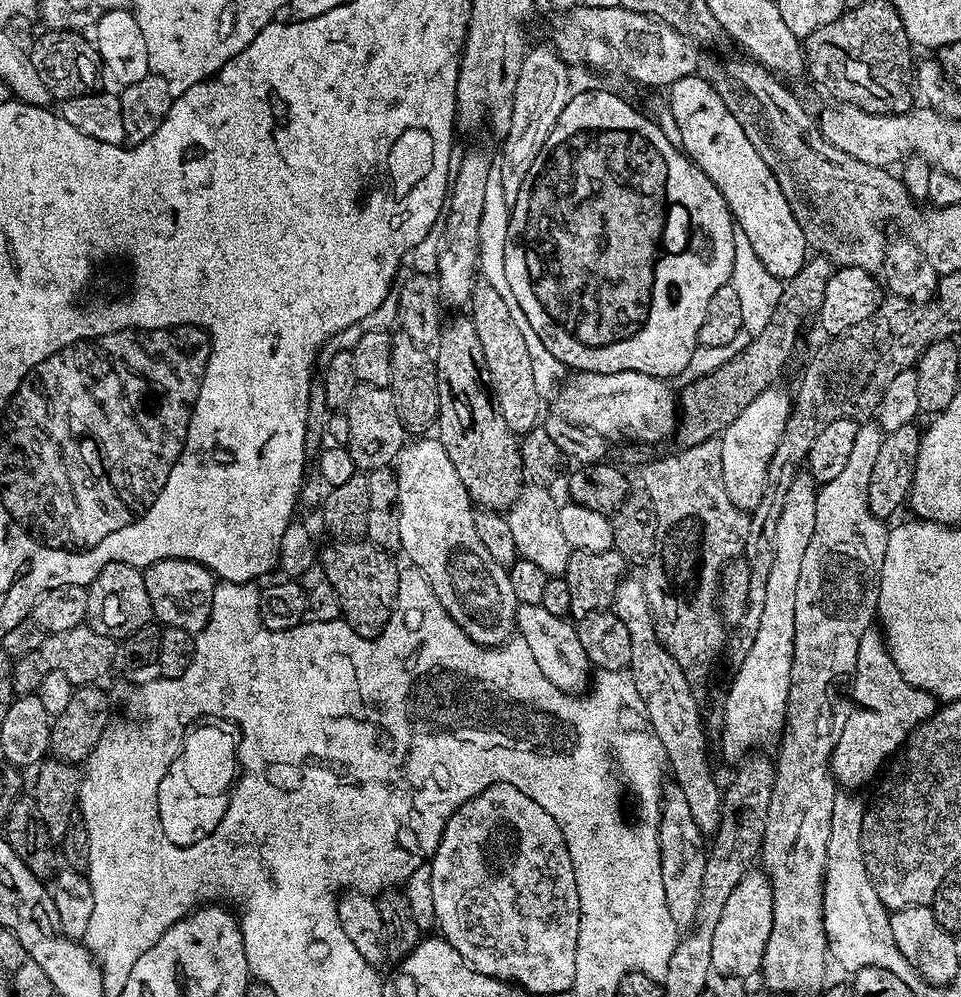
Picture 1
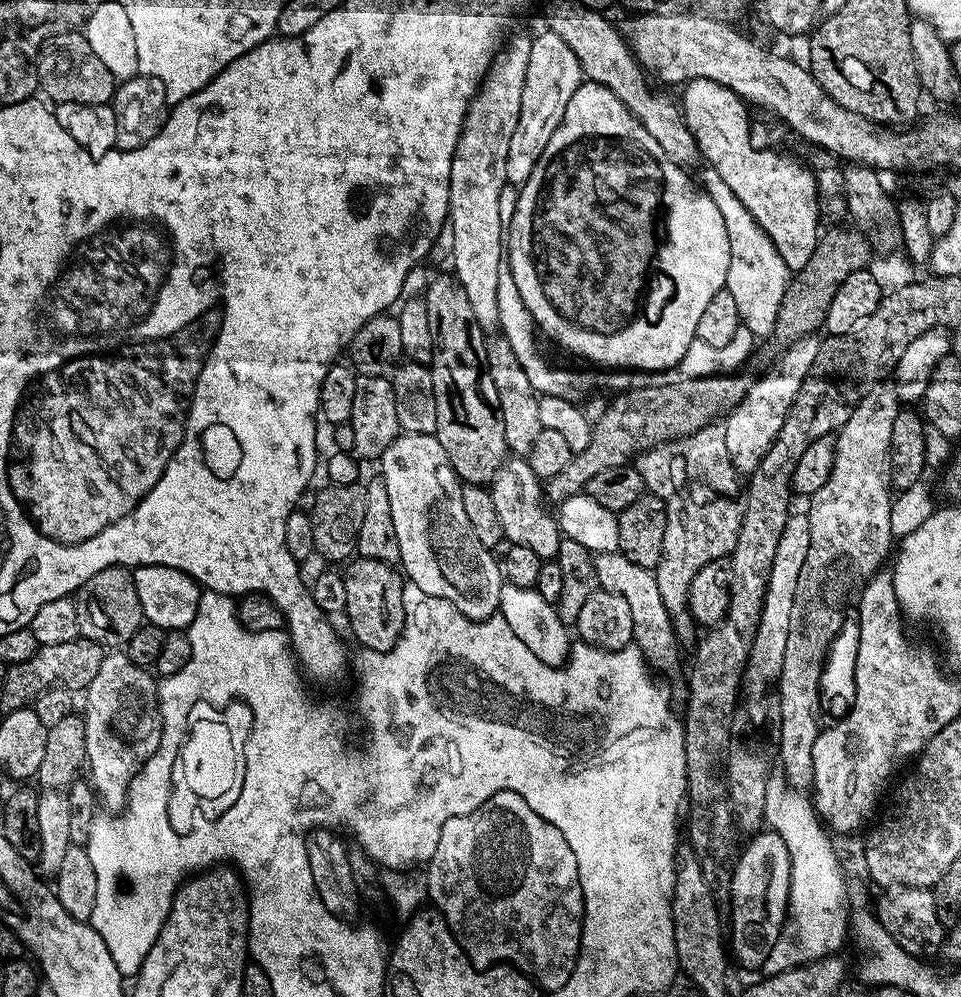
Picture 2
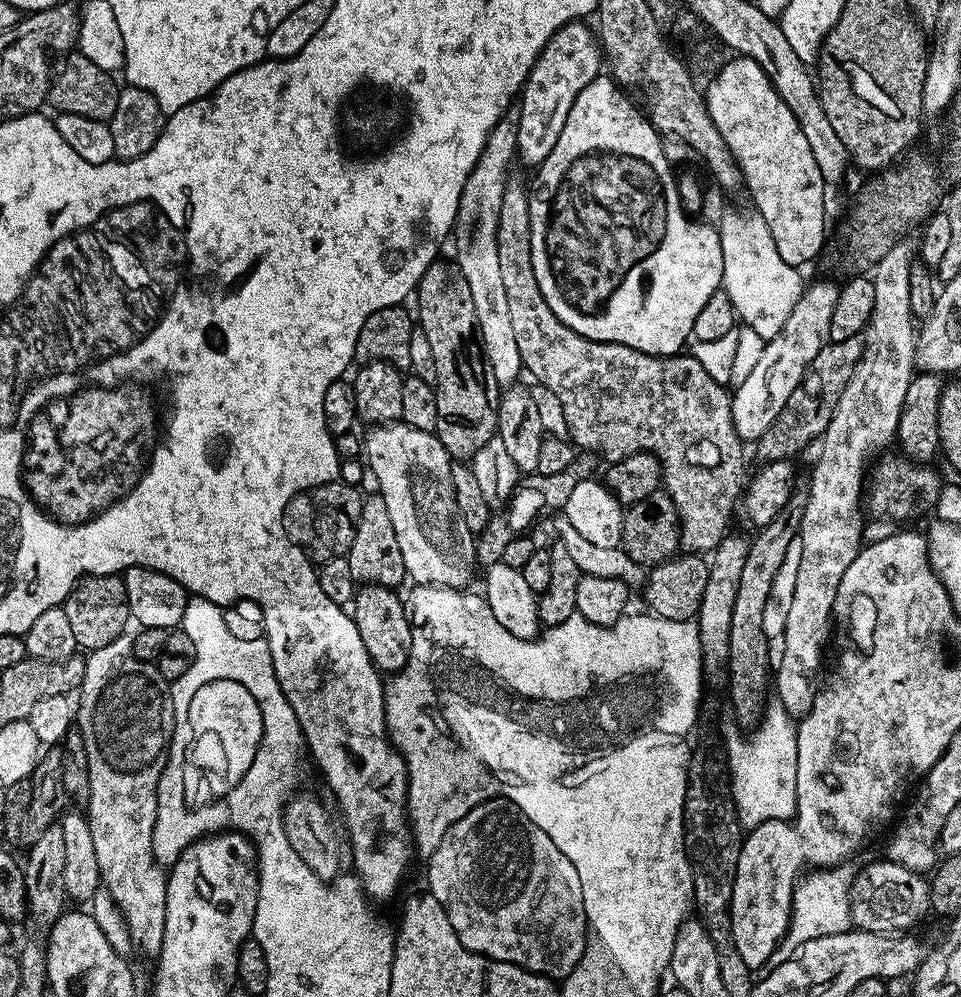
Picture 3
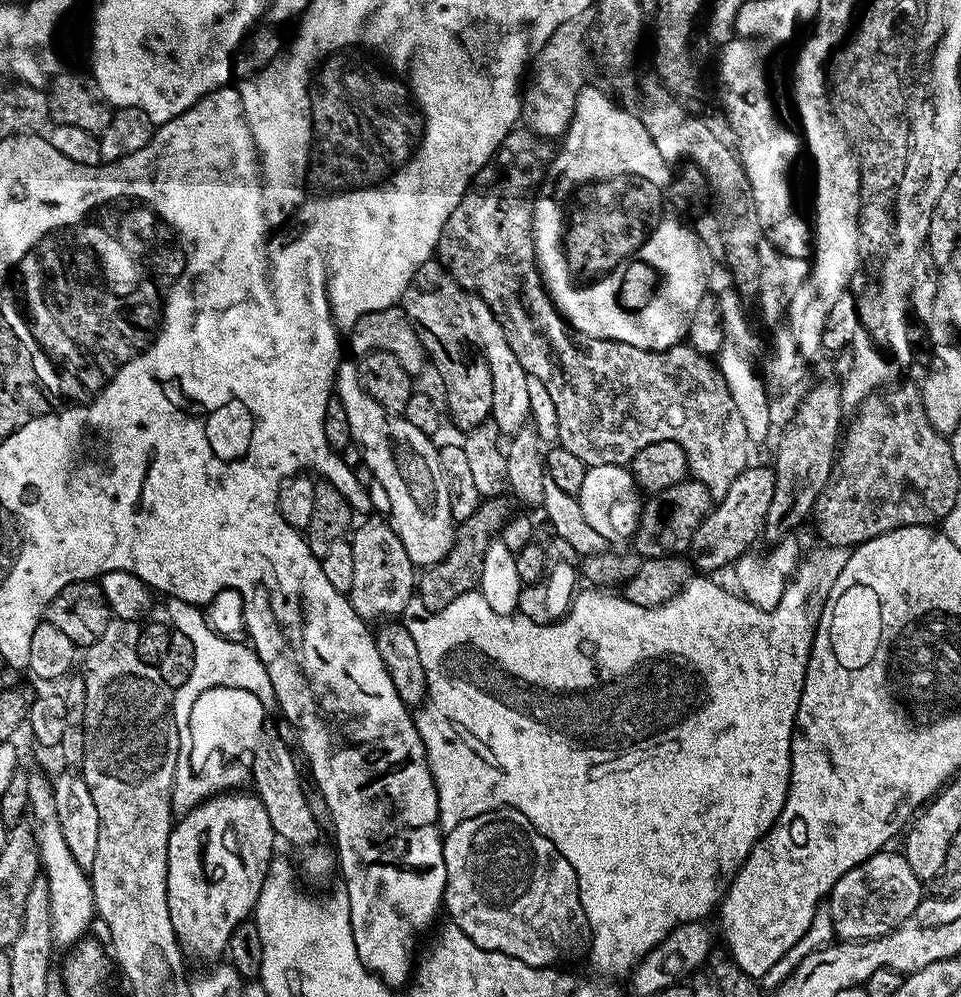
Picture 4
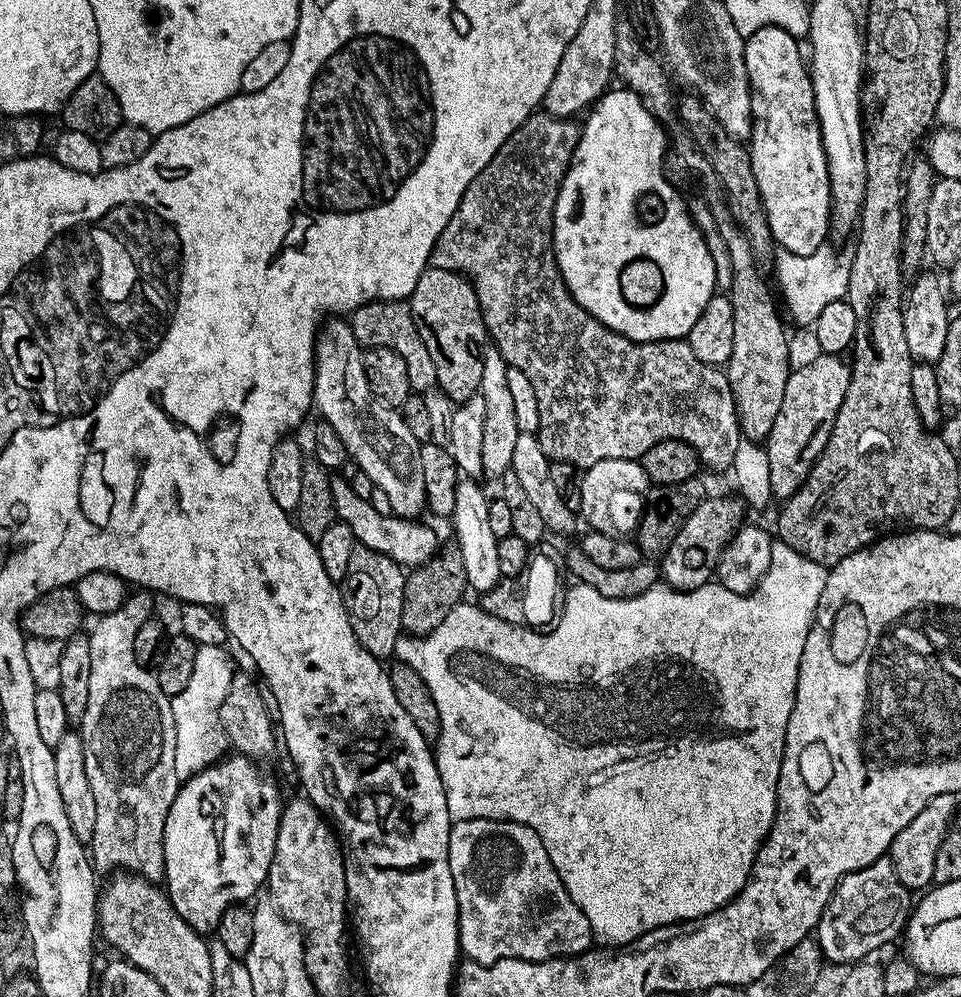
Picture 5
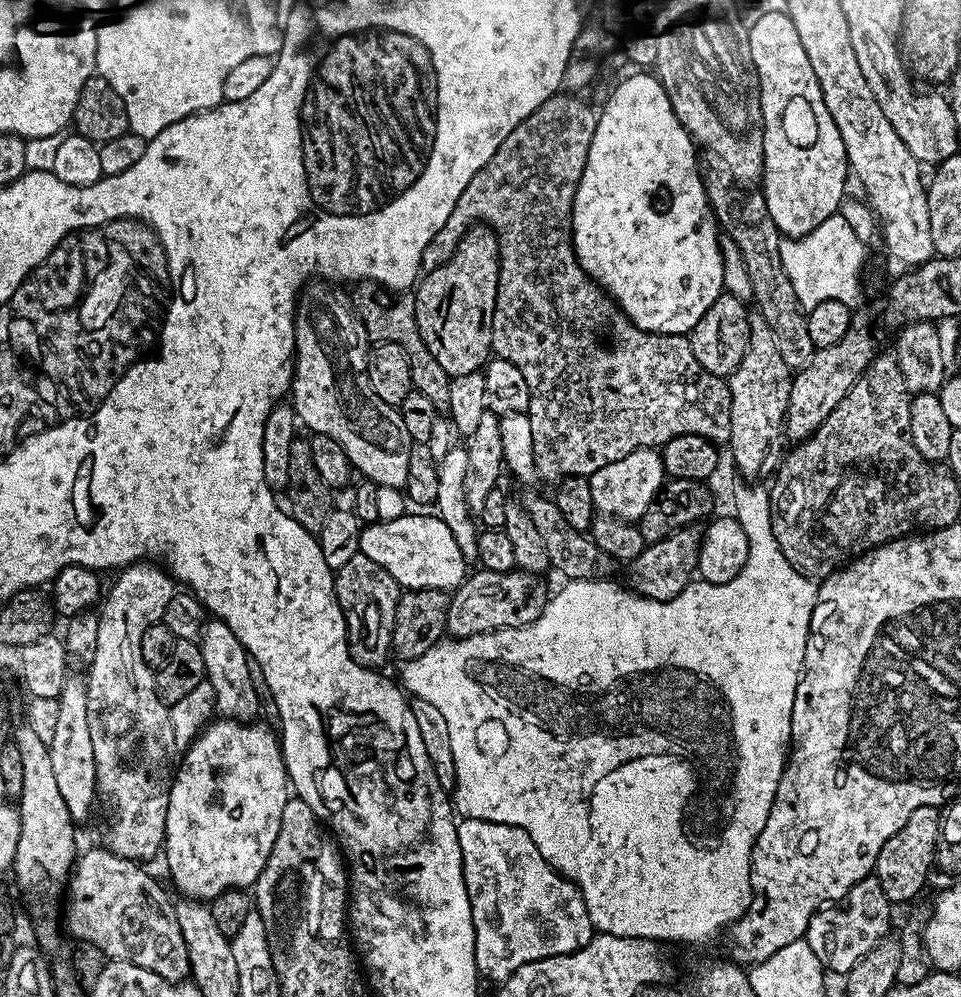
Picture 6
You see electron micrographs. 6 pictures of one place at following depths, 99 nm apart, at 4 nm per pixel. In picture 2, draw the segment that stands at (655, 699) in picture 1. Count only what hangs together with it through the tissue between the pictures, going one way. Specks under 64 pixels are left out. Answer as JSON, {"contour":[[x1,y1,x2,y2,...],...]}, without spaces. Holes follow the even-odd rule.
{"contour":[[602,552,593,559,597,585,603,591,616,592,630,606,630,618,634,622,632,638,635,647,644,654,653,669,672,668,676,664,676,644,678,637,672,626,672,617,666,610,666,602,662,602,662,594,658,591,658,582,653,569,637,566,619,552]]}

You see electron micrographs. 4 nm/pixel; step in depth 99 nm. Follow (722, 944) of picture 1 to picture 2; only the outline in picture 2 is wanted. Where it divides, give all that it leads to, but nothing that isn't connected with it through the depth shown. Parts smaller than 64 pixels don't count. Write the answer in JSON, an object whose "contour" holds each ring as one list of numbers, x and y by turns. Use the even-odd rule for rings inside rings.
{"contour":[[761,830,751,837,752,840,748,845,743,845,742,851,736,857,736,866,732,869,732,899,730,901,730,909,732,908,732,940,730,936,730,952,734,957,735,963,741,968,761,969,766,962,767,956,771,952,771,948,778,942,780,936,785,931,784,920,786,924,786,913,789,911,789,892,791,890,791,860,790,854,787,852,786,843,783,842,779,834,771,830]]}

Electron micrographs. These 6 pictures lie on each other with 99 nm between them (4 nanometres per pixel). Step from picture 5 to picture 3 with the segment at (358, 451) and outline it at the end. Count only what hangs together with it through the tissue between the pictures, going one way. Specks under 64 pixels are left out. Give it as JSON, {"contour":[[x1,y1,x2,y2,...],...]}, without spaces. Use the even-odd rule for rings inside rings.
{"contour":[[393,422,383,426,372,426,367,429,368,437,364,440,364,452,367,467,378,474,379,495,390,510,390,522,398,534,398,546,402,549,402,562,405,573,413,576,416,584,431,584,438,588,467,589,472,575,478,571,476,561,477,537,466,526,454,498,452,481,453,459,442,446,435,434,414,430,403,422]]}

